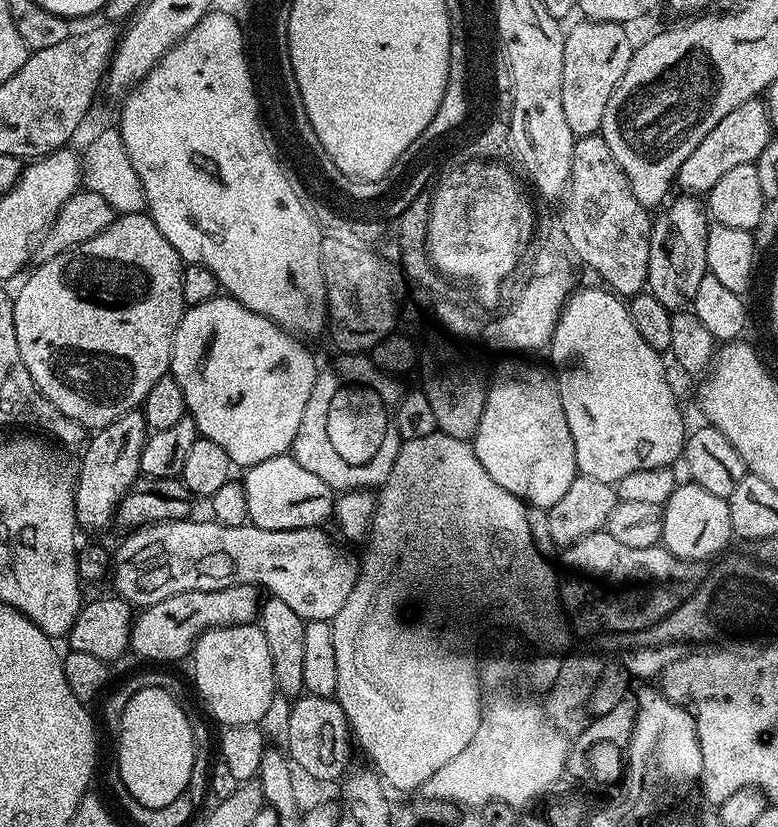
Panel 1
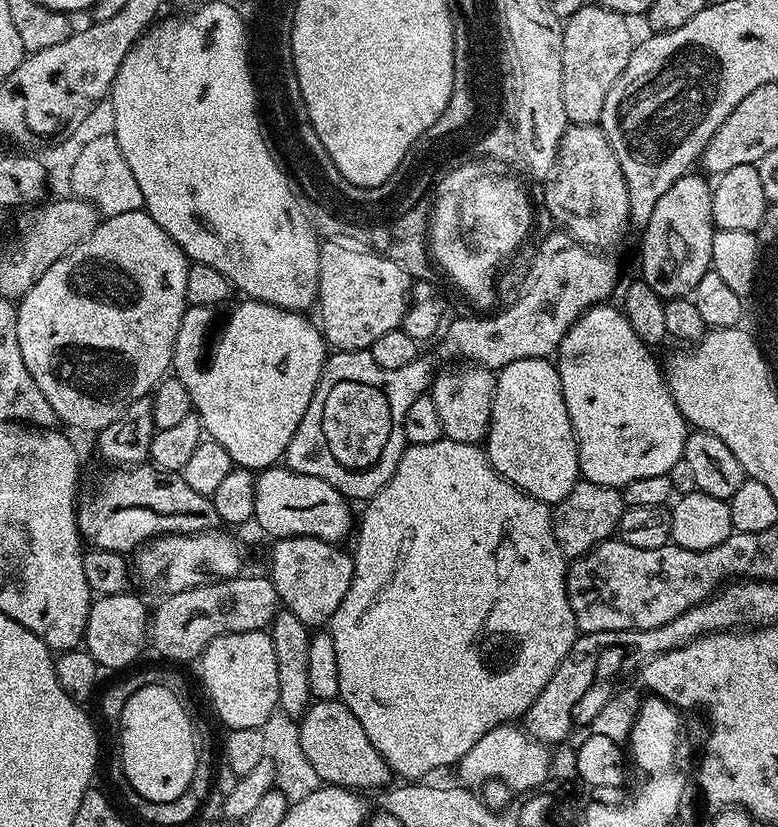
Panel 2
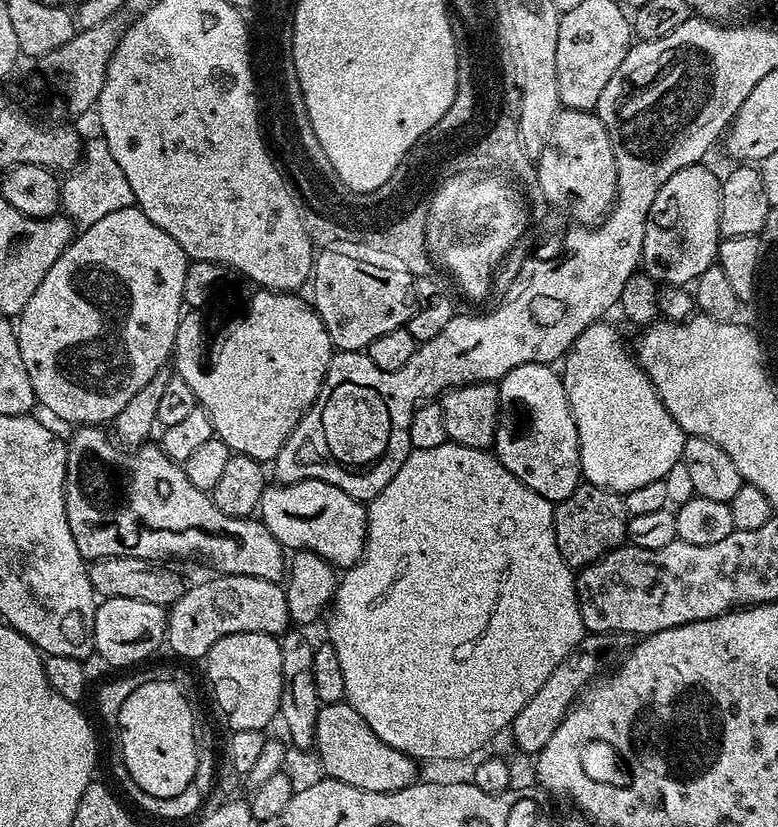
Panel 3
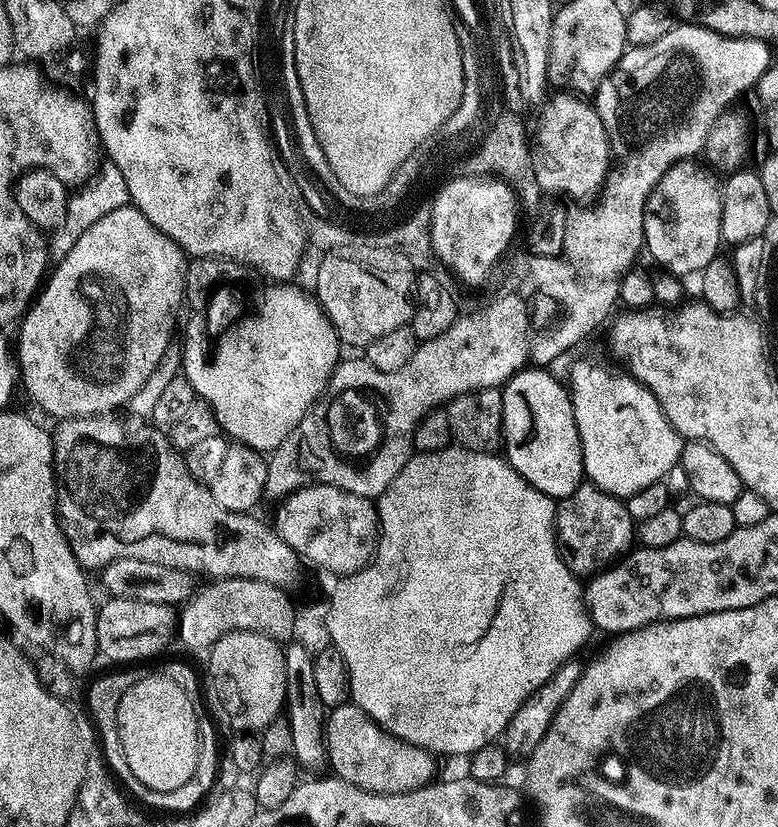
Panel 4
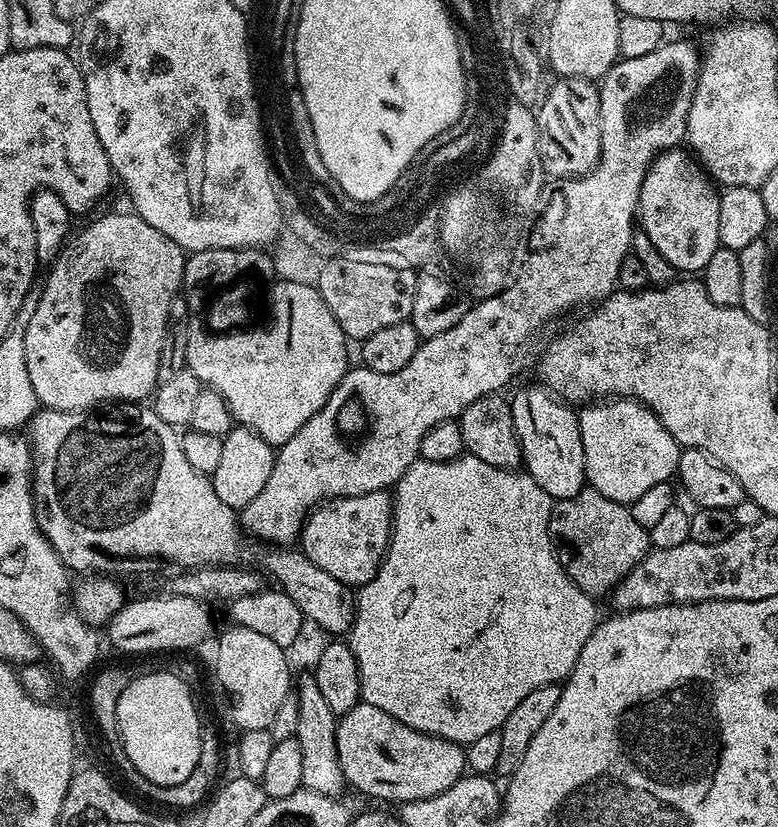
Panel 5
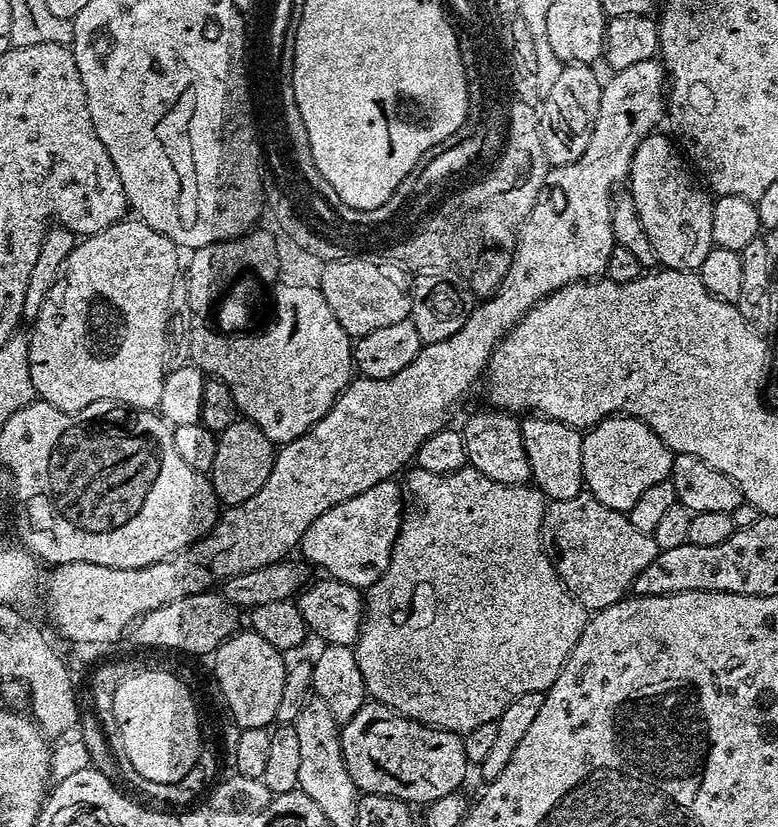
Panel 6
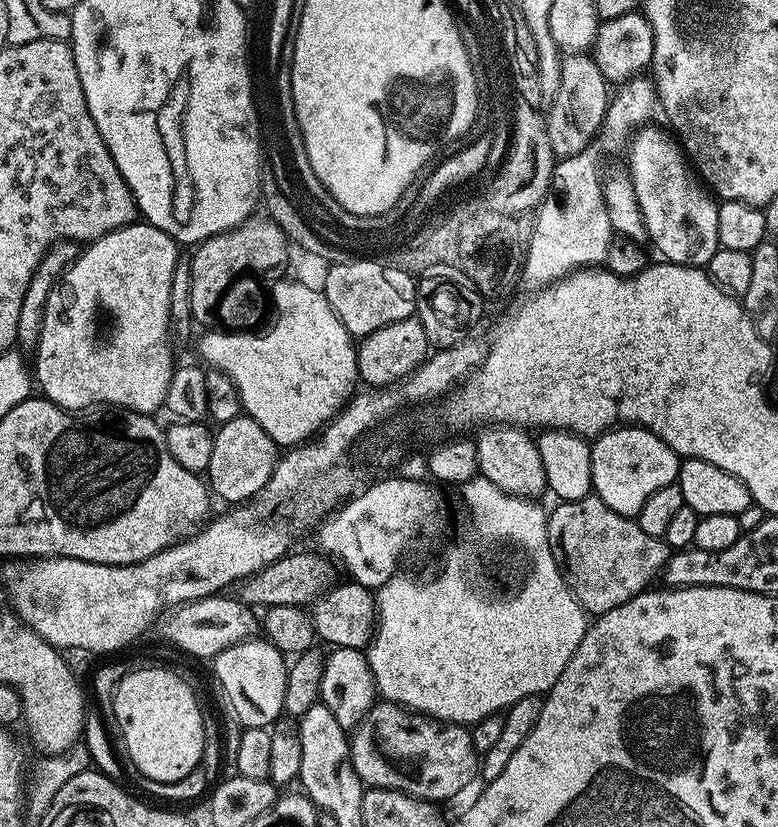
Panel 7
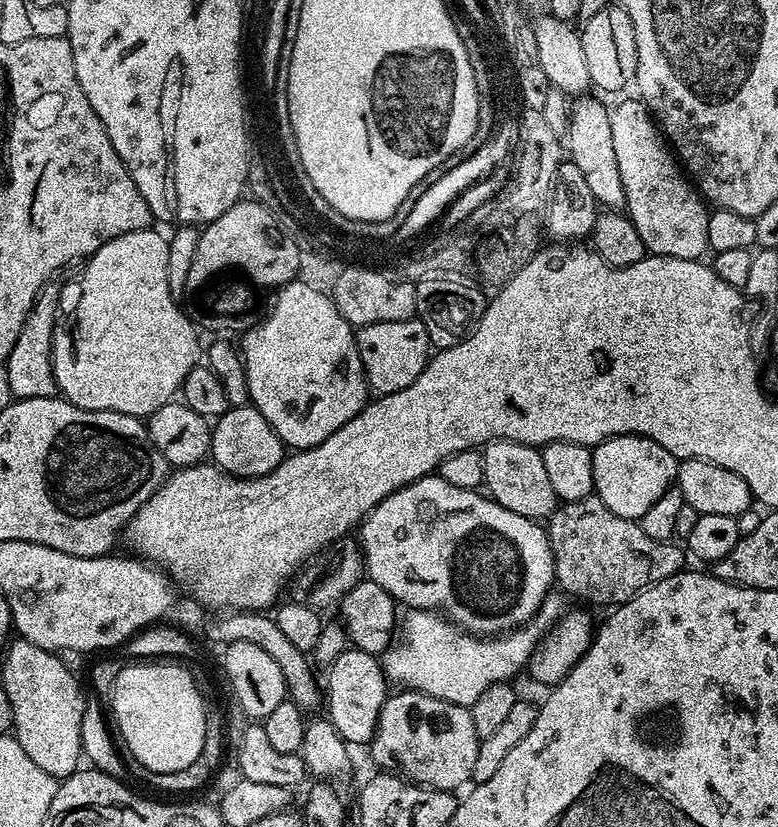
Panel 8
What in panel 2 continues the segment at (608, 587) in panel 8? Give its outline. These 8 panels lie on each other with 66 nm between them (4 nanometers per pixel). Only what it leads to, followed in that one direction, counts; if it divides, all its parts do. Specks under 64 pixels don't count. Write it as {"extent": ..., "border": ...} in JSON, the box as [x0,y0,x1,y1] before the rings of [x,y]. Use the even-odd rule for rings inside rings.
{"extent":[552,479,625,561],"border":[[[586,479],[577,480],[576,484],[552,508],[552,529],[554,538],[569,561],[586,555],[591,548],[596,548],[604,540],[616,536],[616,527],[625,510],[624,493],[619,488],[607,488]]]}

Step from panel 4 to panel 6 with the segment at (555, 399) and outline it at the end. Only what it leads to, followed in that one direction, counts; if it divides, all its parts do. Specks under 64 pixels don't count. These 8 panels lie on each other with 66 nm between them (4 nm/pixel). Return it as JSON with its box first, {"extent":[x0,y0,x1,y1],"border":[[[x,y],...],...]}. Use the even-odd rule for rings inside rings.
{"extent":[519,418,585,501],"border":[[[528,418],[519,425],[520,433],[532,464],[535,487],[549,501],[574,498],[585,491],[584,466],[582,460],[583,435],[577,429],[557,420]]]}

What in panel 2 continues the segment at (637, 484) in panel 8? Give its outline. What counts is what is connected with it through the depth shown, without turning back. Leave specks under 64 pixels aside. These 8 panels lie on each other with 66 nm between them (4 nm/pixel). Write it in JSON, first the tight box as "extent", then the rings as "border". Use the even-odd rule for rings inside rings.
{"extent":[554,302,690,490],"border":[[[605,302],[586,311],[574,321],[568,333],[562,338],[554,356],[554,363],[560,381],[562,394],[566,398],[566,410],[576,431],[576,447],[580,450],[580,474],[583,479],[601,484],[607,488],[623,490],[638,478],[667,476],[675,464],[684,459],[684,447],[690,425],[678,410],[668,389],[662,364],[652,357],[653,349],[634,334],[634,326],[619,307],[611,308]]]}

